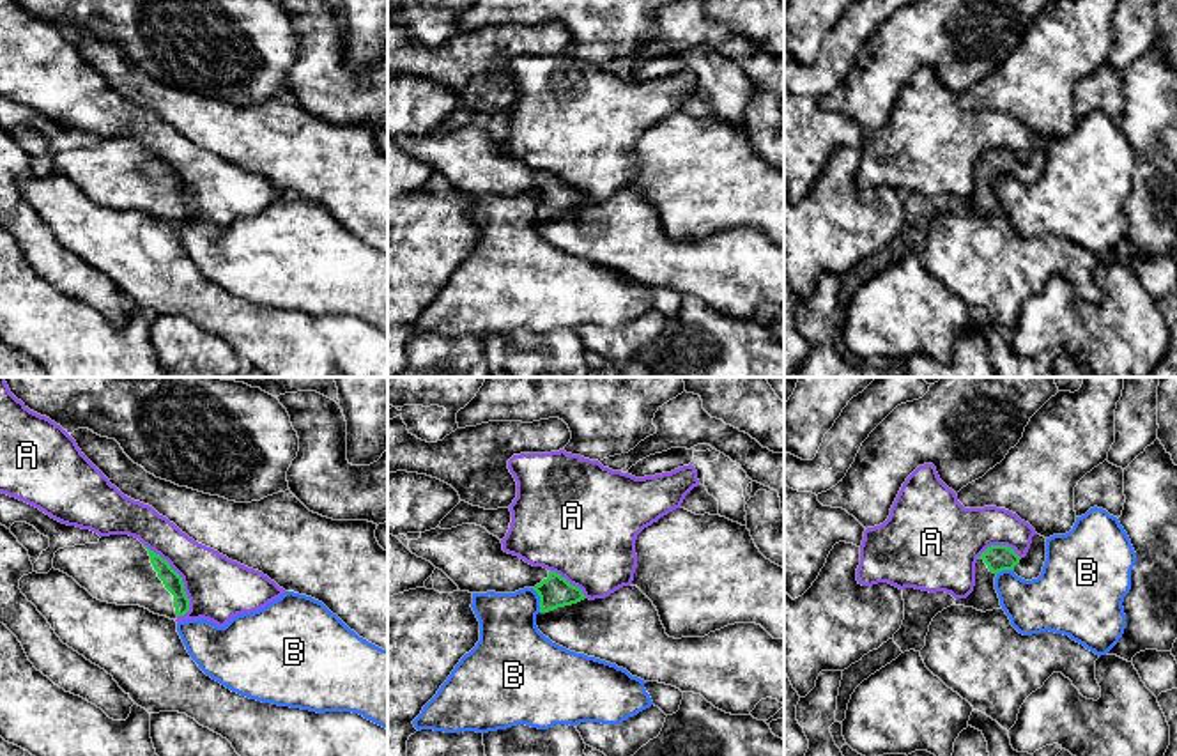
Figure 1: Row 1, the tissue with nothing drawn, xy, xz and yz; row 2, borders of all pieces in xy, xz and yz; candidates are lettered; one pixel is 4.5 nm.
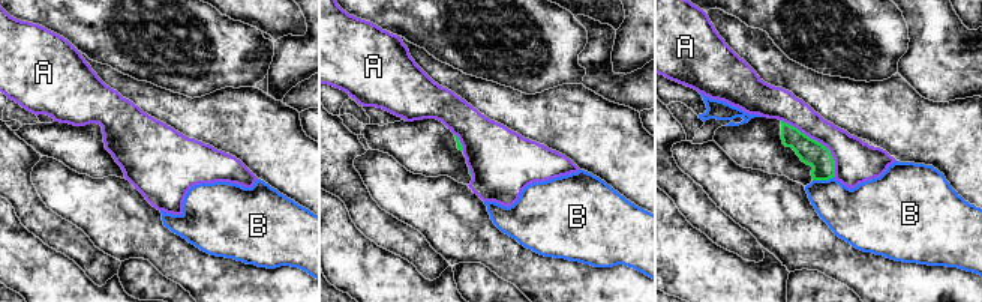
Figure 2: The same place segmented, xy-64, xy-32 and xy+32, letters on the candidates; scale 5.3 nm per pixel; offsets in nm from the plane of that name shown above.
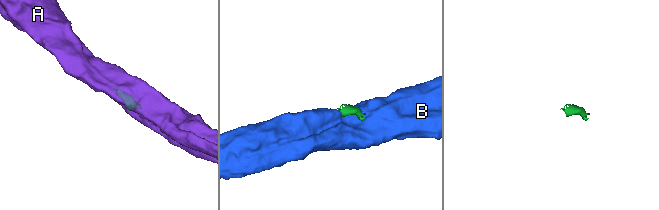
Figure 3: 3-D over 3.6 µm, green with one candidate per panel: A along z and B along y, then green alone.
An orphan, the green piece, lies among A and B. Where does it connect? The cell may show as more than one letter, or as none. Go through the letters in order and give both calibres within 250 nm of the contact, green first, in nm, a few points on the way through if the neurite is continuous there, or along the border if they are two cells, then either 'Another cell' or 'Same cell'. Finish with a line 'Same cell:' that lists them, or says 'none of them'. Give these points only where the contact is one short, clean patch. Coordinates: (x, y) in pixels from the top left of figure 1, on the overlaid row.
A: Thickness 90 nm (green) against 280 nm. Another cell
B: Thickness 150 nm (green) against 300 nm. Another cell
Same cell: none of them

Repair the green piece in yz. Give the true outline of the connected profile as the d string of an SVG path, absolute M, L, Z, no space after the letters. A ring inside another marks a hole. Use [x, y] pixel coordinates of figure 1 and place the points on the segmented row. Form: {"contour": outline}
{"contour": "M1032 536L1030 549L1025 558L1019 558L1014 549L1007 545L988 547L975 563L975 586L966 598L956 598L956 606L973 607L977 611L1000 609L1000 598L995 590L995 577L1002 570L1012 570L1025 581L1037 579L1046 561L1046 538Z"}

